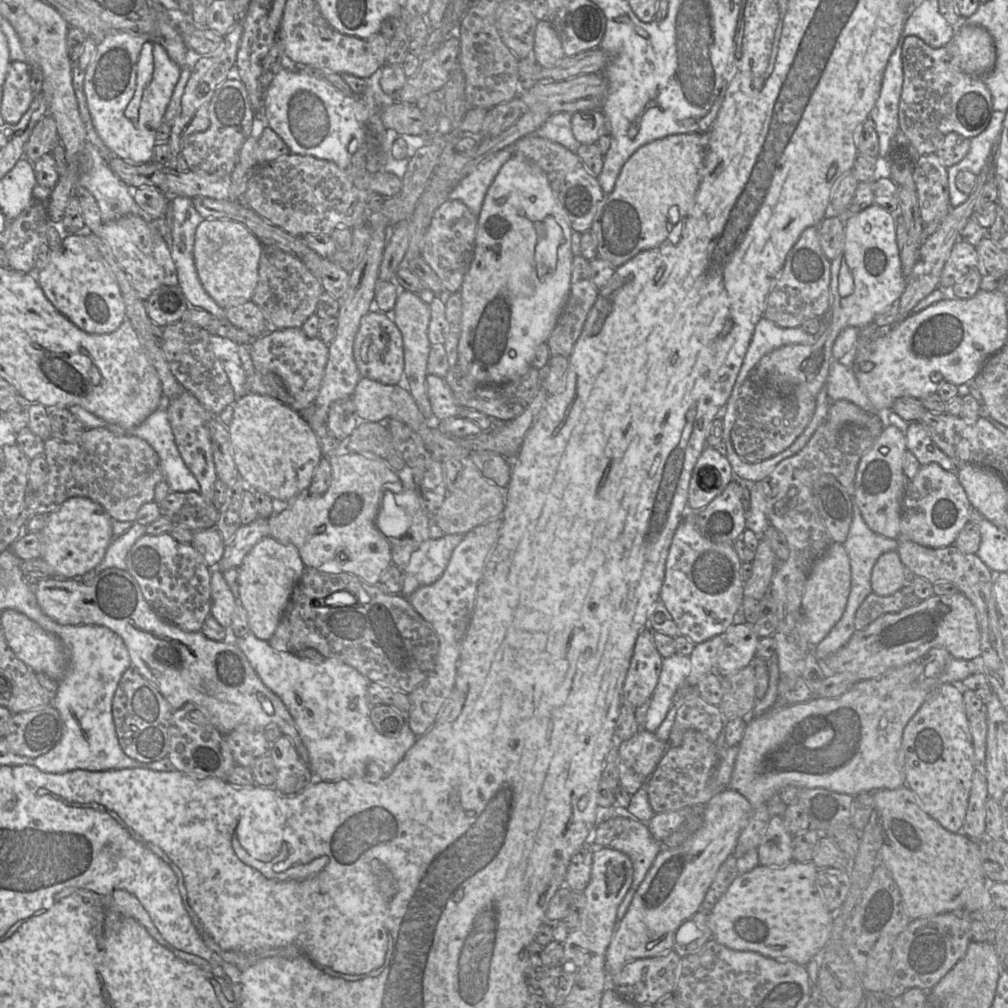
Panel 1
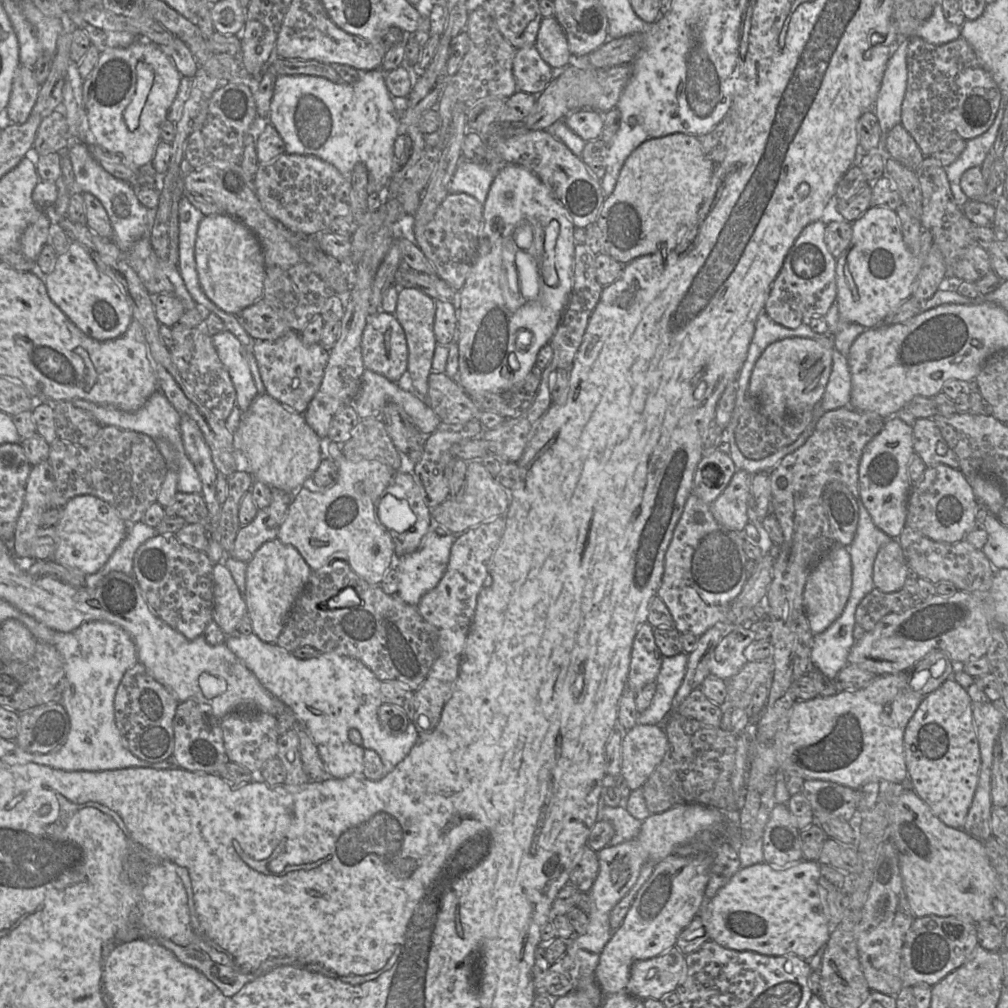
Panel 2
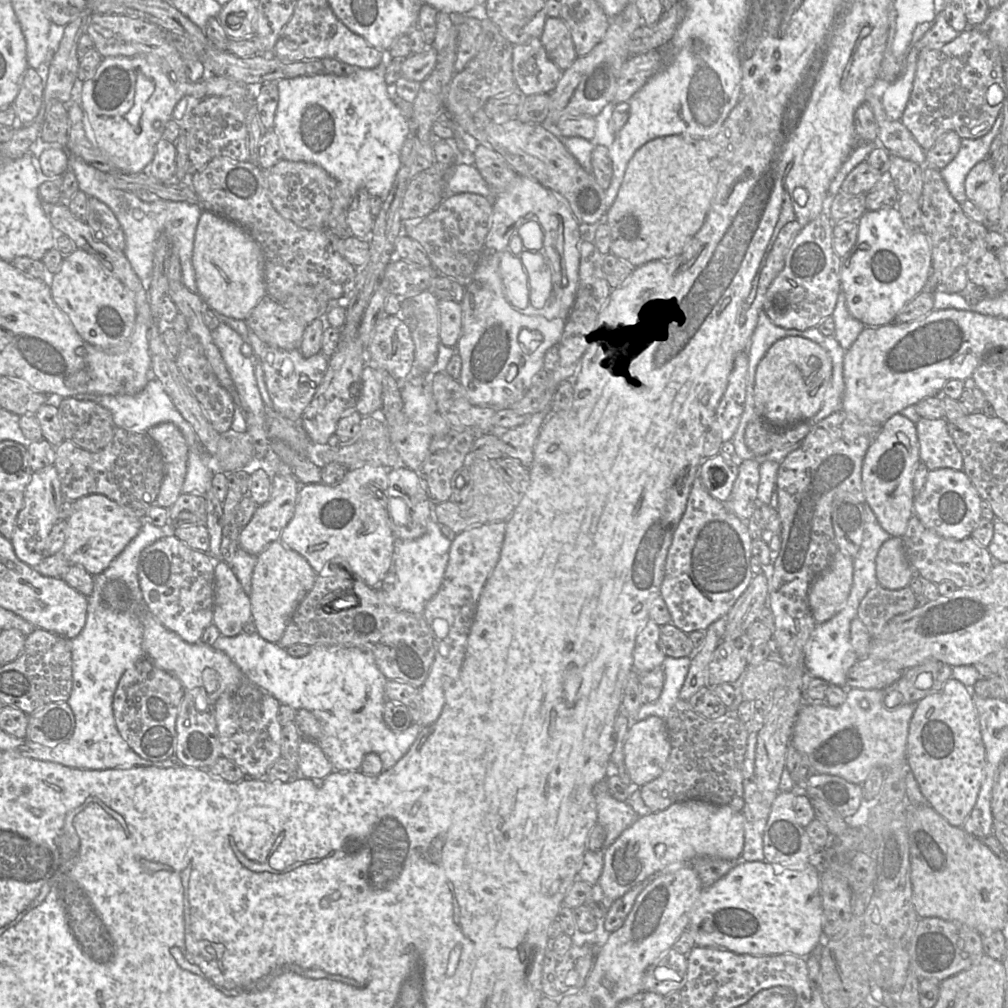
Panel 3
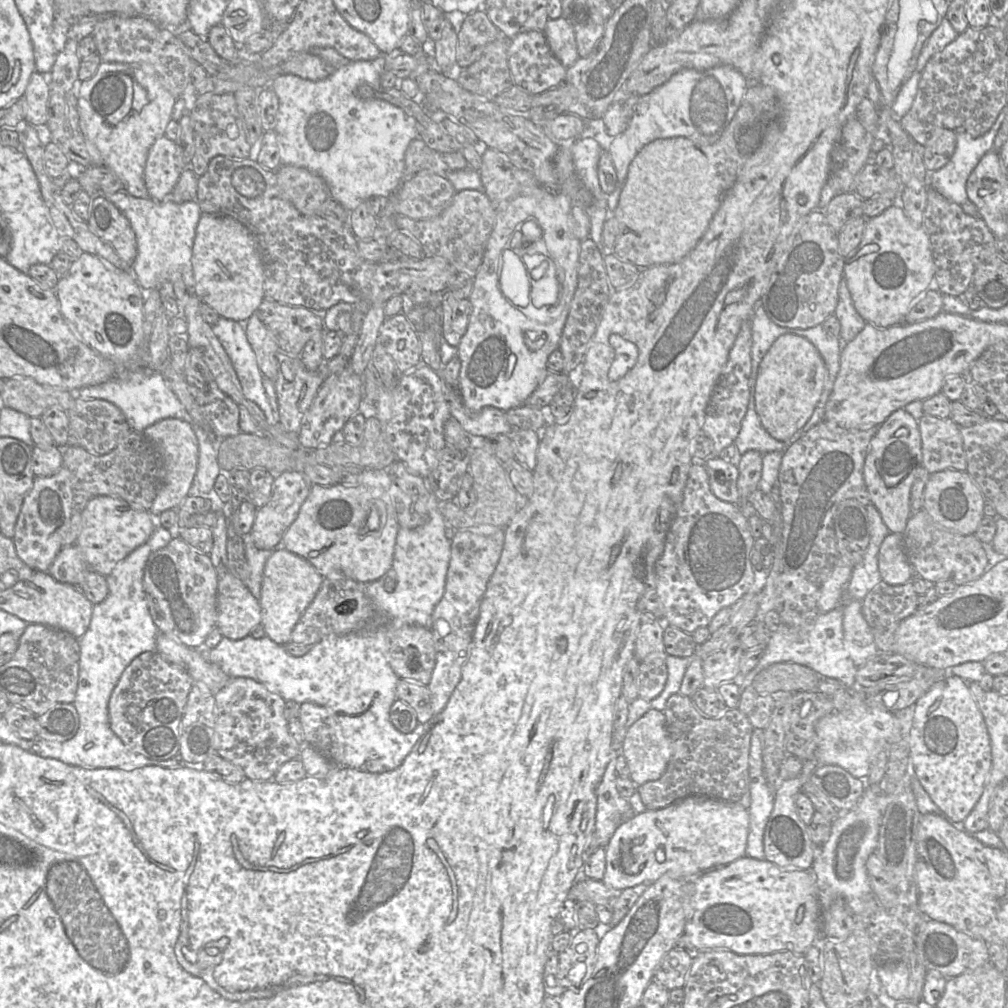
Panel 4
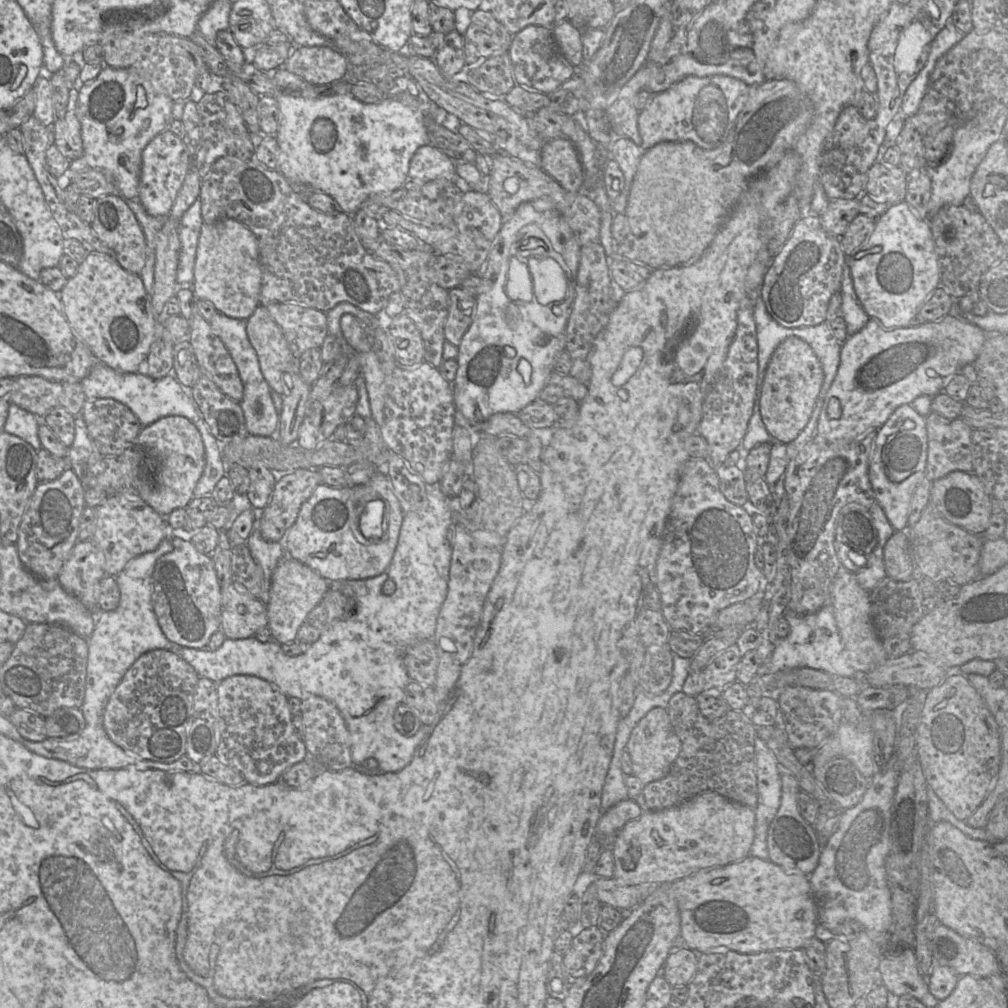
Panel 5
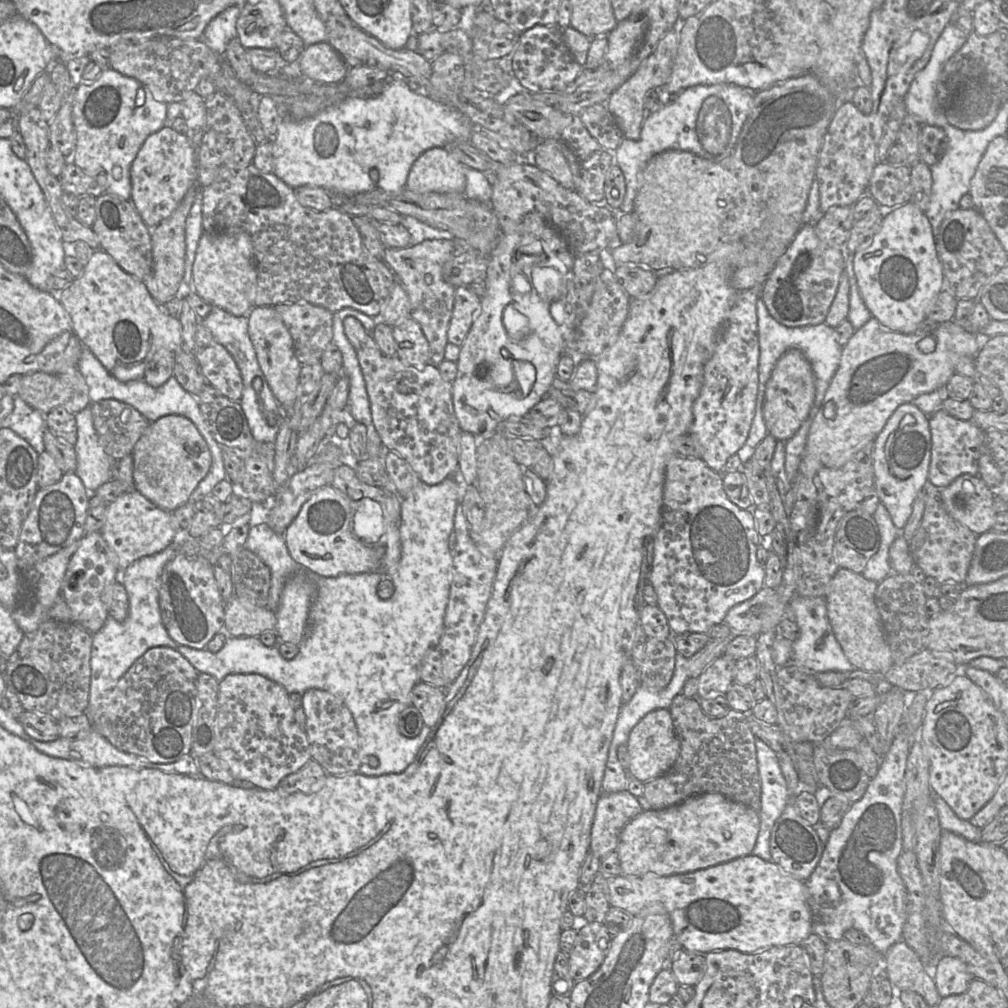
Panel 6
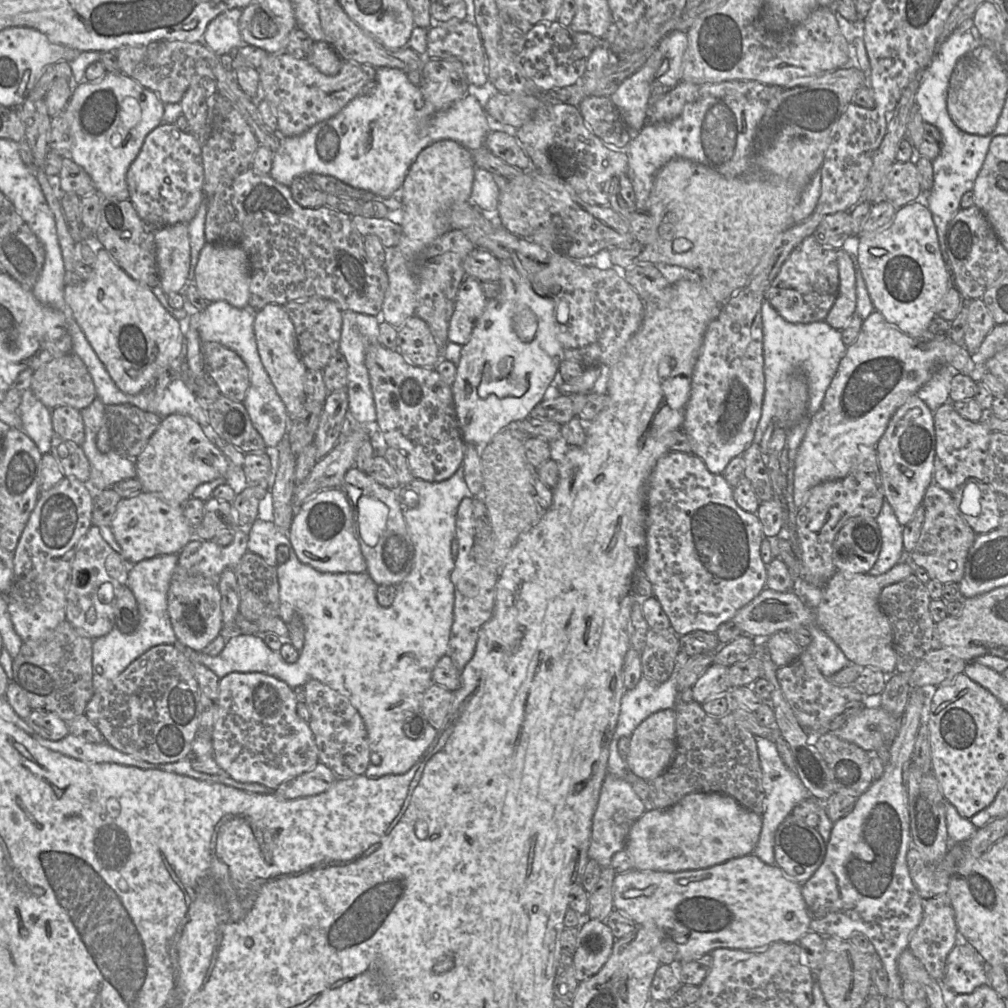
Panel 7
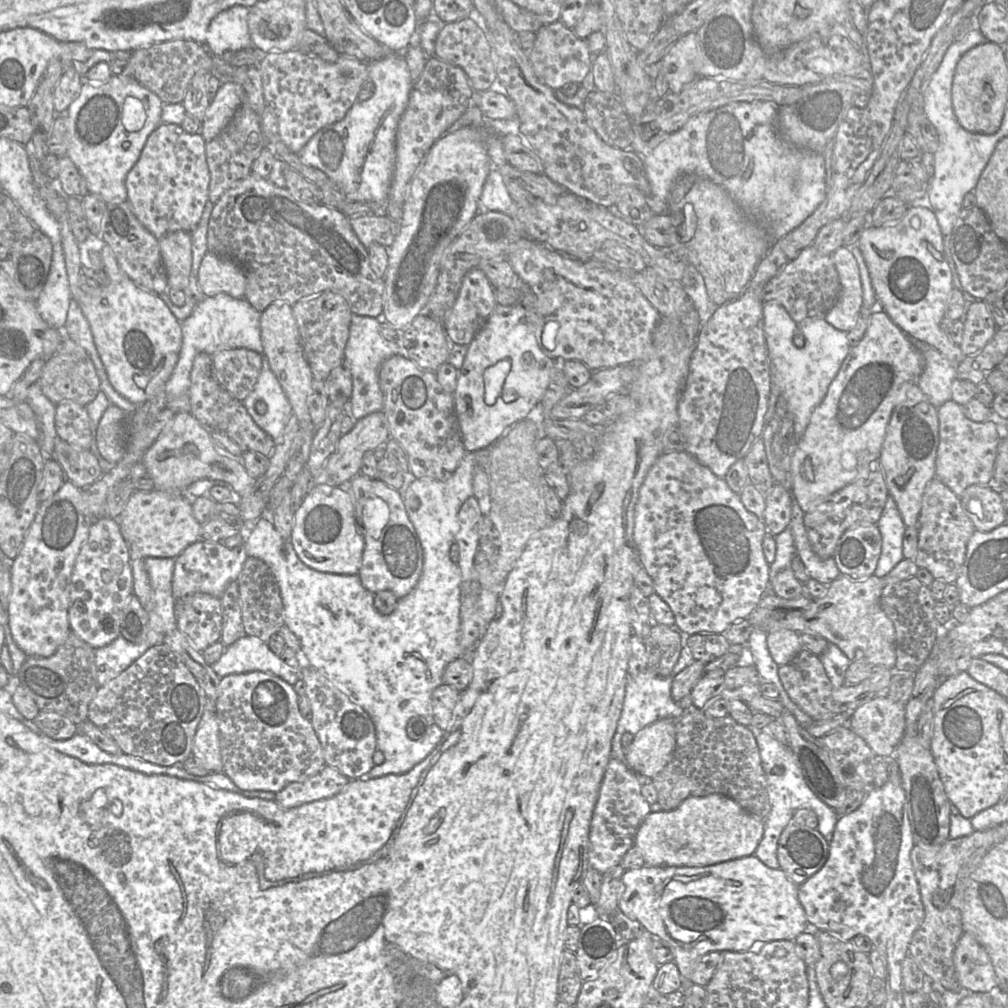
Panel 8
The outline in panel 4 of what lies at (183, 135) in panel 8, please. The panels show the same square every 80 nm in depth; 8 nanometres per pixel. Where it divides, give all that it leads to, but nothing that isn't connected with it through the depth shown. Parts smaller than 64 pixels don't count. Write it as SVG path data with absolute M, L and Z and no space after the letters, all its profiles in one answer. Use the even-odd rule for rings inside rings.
M165 135L158 138L150 147L144 169L144 181L150 199L158 202L171 200L174 190L185 165L179 145Z

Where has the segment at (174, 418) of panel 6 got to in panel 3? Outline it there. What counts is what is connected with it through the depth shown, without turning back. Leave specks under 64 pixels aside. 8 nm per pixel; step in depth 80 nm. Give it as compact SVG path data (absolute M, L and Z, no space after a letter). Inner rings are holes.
M162 422L146 432L158 446L164 463L164 478L156 505L170 508L182 493L187 470L188 446L172 422Z

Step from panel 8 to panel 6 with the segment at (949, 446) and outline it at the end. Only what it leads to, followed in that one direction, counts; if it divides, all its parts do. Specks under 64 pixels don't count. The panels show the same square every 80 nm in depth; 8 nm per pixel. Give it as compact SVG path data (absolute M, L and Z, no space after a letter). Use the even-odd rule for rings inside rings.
M939 408L929 417L931 432L931 460L928 481L937 488L944 488L963 474L979 475L979 458L984 440L984 430L973 422L957 419Z

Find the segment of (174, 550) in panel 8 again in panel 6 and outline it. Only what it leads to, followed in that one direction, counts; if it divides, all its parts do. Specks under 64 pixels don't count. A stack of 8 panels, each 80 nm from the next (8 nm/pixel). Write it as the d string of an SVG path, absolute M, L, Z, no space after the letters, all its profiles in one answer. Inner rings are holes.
M137 490L108 503L106 520L100 533L117 555L120 571L142 557L161 552L173 543L176 531L171 526L171 513L153 504Z

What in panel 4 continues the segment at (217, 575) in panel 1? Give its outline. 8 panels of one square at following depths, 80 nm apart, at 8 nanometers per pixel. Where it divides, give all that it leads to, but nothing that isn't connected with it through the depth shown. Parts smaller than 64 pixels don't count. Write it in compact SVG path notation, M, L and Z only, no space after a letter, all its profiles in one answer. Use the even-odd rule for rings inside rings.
M230 571L218 579L217 627L224 637L240 640L261 624L261 607L246 585Z

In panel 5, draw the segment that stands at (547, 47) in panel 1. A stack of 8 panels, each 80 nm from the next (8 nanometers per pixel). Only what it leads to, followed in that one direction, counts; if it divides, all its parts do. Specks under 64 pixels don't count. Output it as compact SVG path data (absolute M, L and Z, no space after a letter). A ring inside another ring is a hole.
M568 19L555 22L551 30L566 60L575 68L580 68L584 63L582 53L582 31L573 26Z

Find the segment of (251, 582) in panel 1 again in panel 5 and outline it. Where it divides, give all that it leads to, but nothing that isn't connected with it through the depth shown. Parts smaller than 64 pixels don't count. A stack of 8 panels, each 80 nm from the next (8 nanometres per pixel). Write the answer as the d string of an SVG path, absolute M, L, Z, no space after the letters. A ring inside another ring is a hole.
M288 555L283 557L272 574L269 600L266 605L268 628L273 640L279 644L295 642L300 626L321 601L329 586L330 582L309 566Z

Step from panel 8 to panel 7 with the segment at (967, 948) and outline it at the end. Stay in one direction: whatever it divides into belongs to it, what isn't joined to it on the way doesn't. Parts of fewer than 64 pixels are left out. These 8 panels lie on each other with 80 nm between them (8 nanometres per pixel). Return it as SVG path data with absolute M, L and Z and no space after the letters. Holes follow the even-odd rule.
M961 940L953 947L946 961L946 971L942 984L957 994L970 994L979 986L988 984L985 959L969 942Z

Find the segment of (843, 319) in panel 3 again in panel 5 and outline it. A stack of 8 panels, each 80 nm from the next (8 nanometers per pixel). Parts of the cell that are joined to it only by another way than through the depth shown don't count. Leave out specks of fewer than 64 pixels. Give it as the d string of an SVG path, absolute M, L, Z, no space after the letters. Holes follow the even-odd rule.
M847 260L843 267L840 293L842 299L840 316L845 320L848 336L851 336L860 331L871 318L856 296Z

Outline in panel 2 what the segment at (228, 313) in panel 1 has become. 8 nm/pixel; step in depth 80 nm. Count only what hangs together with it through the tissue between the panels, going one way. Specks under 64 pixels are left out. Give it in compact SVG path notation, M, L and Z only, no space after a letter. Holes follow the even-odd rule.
M263 298L236 314L241 326L253 339L274 341L291 331L287 323Z

